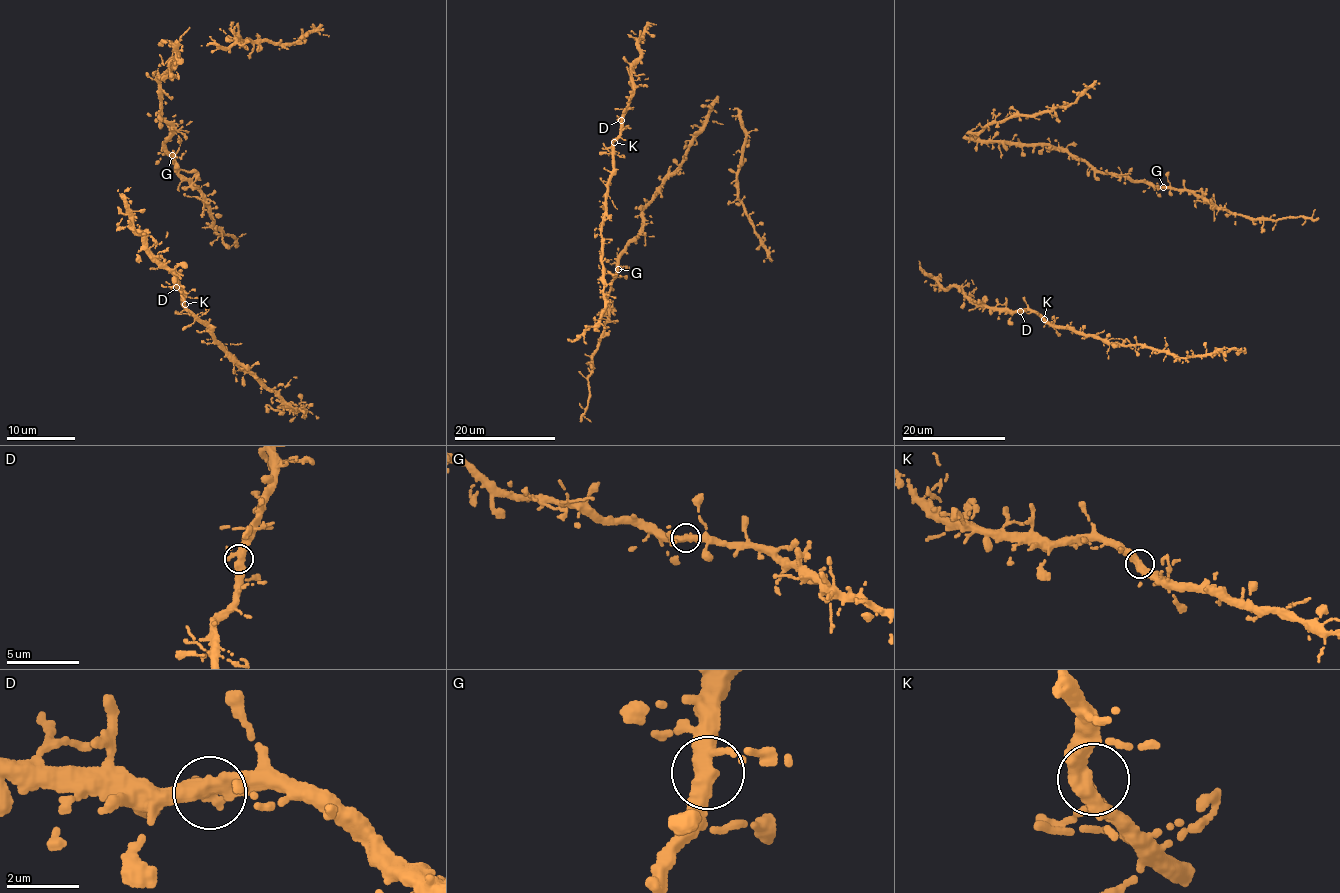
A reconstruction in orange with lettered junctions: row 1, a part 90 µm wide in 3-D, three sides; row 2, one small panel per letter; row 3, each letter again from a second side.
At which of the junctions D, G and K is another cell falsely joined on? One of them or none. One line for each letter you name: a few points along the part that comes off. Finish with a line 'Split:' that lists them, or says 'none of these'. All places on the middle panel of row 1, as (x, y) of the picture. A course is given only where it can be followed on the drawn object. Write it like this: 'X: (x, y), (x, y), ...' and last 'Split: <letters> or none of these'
Split: none of these

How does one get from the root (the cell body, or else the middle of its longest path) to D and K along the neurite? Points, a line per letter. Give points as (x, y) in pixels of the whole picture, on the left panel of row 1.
D: (130, 187), (124, 194), (135, 229), (145, 233), (152, 255), (174, 273), (173, 280), (179, 285), (176, 287)
K: (130, 187), (124, 194), (135, 229), (145, 233), (152, 255), (174, 273), (173, 280), (183, 290), (185, 304)

